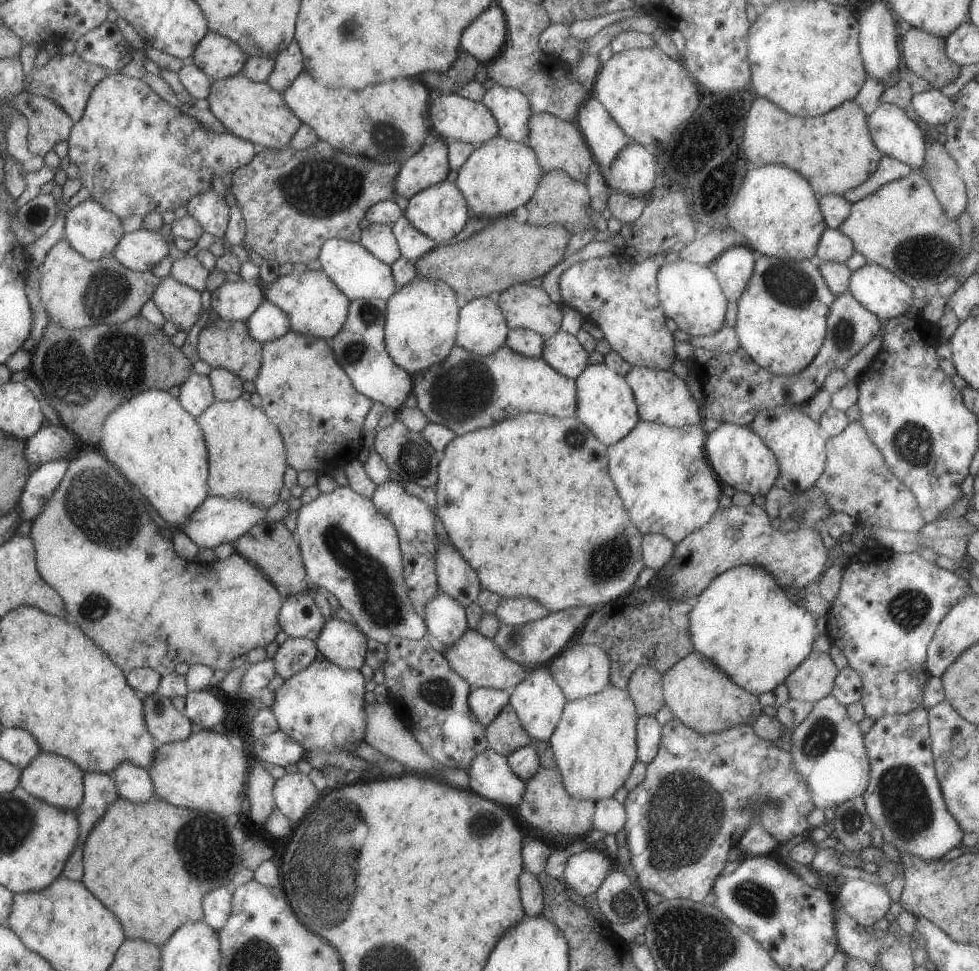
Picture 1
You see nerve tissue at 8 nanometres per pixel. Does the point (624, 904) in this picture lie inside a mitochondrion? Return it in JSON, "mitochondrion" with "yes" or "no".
{"mitochondrion":"yes"}

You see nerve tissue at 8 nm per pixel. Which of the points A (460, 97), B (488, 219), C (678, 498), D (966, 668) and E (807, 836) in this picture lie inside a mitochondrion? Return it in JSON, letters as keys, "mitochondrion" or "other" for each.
{"A":"other","B":"other","C":"other","D":"other","E":"other"}

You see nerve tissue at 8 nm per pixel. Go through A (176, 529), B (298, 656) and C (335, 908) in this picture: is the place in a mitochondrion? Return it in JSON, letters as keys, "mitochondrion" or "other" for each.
{"A":"other","B":"other","C":"mitochondrion"}

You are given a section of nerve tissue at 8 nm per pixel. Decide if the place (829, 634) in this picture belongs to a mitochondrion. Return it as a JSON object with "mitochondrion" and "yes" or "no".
{"mitochondrion":"no"}

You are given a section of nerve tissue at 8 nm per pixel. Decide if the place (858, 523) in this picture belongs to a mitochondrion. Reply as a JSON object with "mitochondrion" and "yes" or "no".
{"mitochondrion":"no"}

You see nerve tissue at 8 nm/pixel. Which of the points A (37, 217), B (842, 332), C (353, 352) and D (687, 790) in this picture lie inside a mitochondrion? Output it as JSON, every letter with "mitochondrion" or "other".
{"A":"mitochondrion","B":"mitochondrion","C":"mitochondrion","D":"mitochondrion"}

